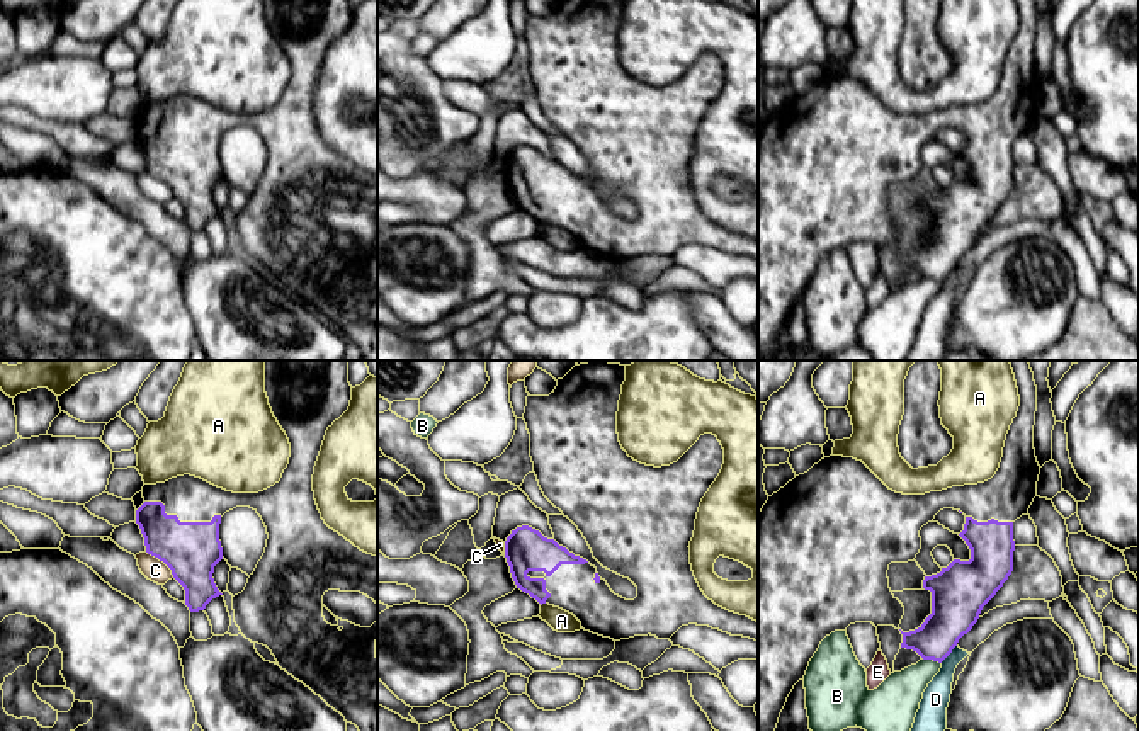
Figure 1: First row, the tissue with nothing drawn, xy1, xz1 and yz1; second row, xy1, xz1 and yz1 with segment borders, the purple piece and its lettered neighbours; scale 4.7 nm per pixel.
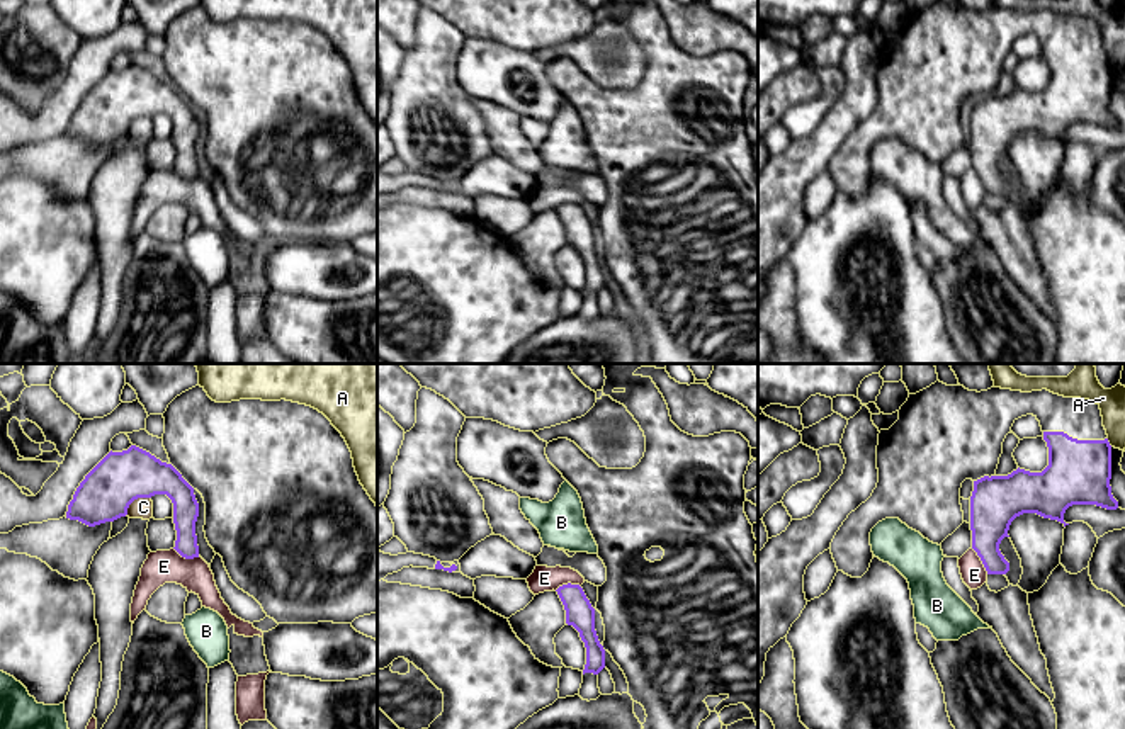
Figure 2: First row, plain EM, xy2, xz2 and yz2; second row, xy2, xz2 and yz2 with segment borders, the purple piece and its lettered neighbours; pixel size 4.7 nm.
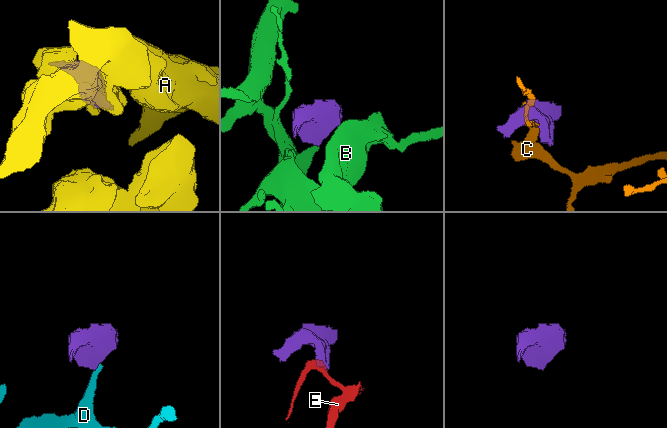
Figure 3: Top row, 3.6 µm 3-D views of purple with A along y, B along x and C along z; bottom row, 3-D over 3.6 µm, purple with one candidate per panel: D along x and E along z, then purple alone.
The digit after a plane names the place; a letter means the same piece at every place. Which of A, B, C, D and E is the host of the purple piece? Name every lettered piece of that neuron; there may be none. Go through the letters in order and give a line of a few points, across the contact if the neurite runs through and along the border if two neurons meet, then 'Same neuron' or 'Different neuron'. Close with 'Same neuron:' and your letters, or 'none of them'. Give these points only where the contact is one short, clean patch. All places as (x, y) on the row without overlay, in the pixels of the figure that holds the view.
A: Line: yz2 (1107, 58), (1112, 65). Different neuron
B: Line: yz1 (923, 277), (940, 283). Different neuron
C: Different neuron
D: Line: yz1 (956, 264), (940, 281). Different neuron
E: Line: xy2 (174, 167), (186, 177), (199, 175). Different neuron
Same neuron: none of them

